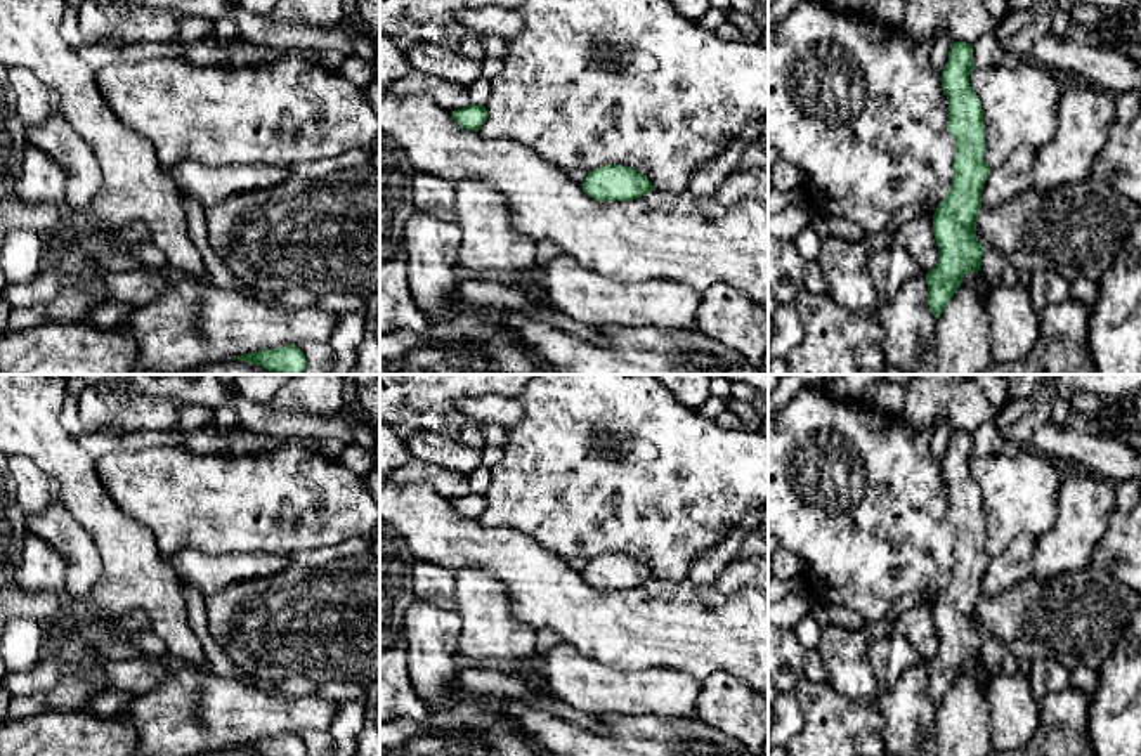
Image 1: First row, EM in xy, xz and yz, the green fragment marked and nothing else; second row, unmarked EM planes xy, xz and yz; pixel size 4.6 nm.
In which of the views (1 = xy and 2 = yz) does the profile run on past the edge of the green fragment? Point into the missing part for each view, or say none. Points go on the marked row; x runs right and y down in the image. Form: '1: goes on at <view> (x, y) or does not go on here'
1: does not go on here
2: does not go on here

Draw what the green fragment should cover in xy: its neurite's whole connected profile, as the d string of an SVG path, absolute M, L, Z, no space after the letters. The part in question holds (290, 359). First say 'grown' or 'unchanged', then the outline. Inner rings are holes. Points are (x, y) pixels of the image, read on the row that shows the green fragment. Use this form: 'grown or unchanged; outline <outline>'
unchanged; outline M297 345L250 352L236 359L262 366L276 375L303 375L307 366L305 354Z

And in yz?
unchanged; outline M954 42L942 71L949 101L949 132L955 139L954 177L949 194L933 215L938 264L926 274L928 305L938 319L966 272L978 274L983 246L976 238L981 191L990 173L983 160L985 127L981 102L969 85L973 45Z

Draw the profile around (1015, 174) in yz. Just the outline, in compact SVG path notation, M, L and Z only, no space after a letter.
M1018 147L999 166L992 168L981 191L981 206L994 208L1030 189L1033 161L1033 147Z

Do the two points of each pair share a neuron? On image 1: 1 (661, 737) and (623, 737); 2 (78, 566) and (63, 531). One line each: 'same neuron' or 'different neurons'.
1: same neuron
2: same neuron

